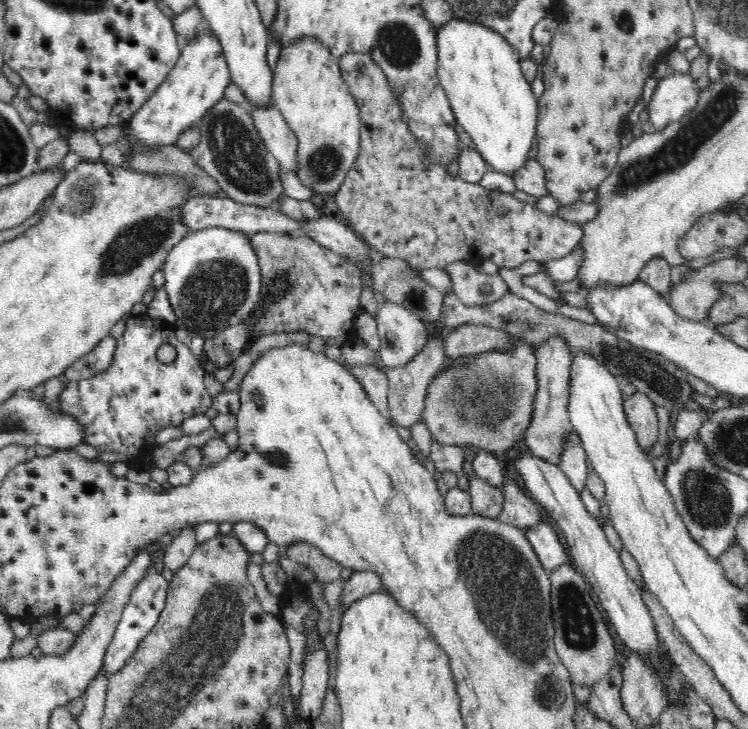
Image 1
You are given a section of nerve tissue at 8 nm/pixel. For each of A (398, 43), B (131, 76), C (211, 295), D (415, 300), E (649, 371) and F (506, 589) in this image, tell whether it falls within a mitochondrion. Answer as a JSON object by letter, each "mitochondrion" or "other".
{"A":"mitochondrion","B":"other","C":"mitochondrion","D":"other","E":"mitochondrion","F":"mitochondrion"}

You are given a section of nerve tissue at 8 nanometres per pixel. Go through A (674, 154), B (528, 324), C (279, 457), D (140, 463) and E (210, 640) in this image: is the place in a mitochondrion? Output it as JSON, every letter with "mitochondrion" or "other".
{"A":"mitochondrion","B":"mitochondrion","C":"mitochondrion","D":"other","E":"mitochondrion"}

